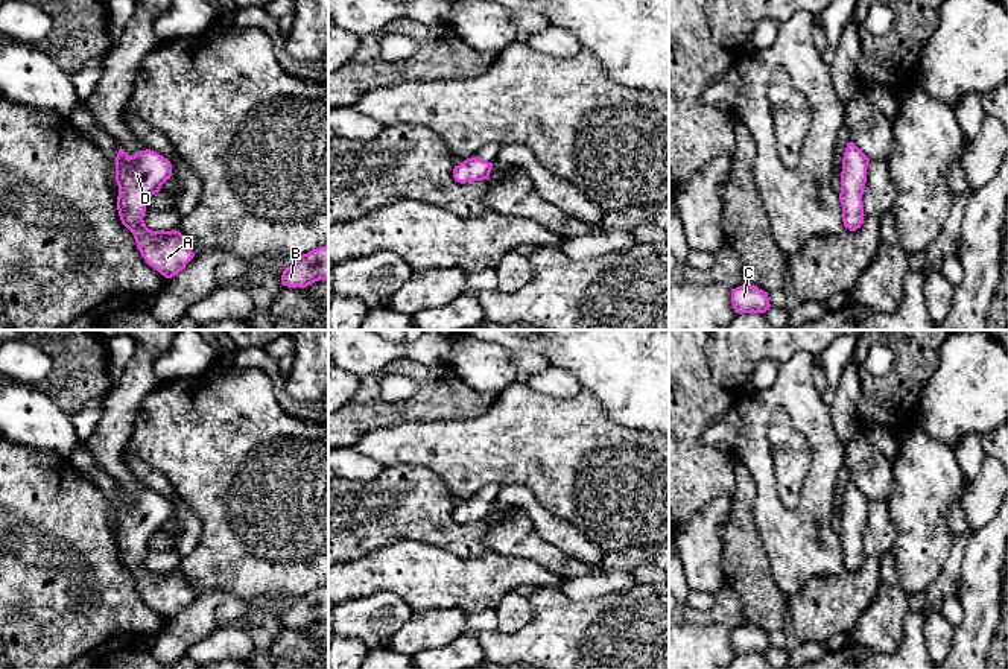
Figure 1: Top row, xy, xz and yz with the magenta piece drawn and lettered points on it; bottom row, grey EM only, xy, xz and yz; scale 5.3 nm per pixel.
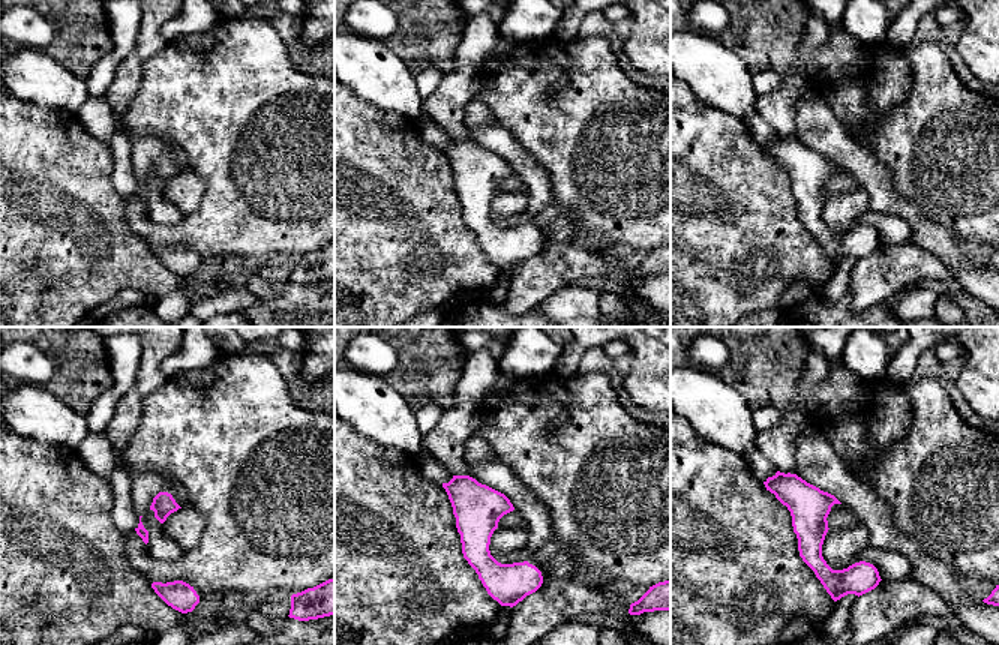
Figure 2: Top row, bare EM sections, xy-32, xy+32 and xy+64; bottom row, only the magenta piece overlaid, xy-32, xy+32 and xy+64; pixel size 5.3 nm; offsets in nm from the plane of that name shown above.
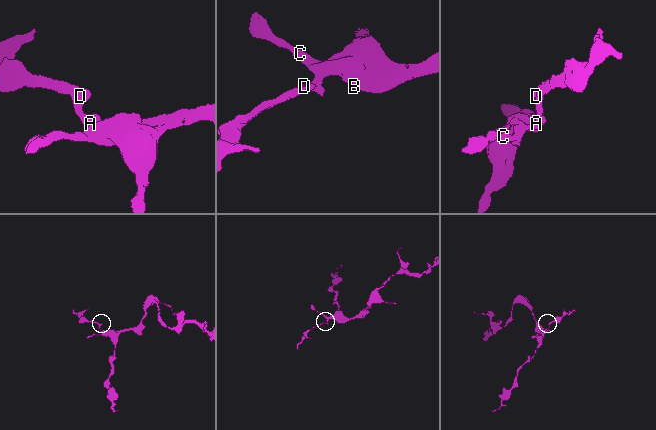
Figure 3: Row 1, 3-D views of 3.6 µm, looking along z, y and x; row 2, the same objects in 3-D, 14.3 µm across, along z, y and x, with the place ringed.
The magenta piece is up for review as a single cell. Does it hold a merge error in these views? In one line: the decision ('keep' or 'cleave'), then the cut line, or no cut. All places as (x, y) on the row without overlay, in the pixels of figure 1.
keep | no cut

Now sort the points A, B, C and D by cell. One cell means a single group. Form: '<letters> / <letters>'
A B C D

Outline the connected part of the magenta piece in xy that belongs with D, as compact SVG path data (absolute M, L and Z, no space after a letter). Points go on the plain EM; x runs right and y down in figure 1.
M120 487L116 497L120 561L134 575L144 602L166 619L178 616L195 598L179 572L152 572L143 561L149 538L158 534L170 517L172 505L163 496L146 490L129 497Z

